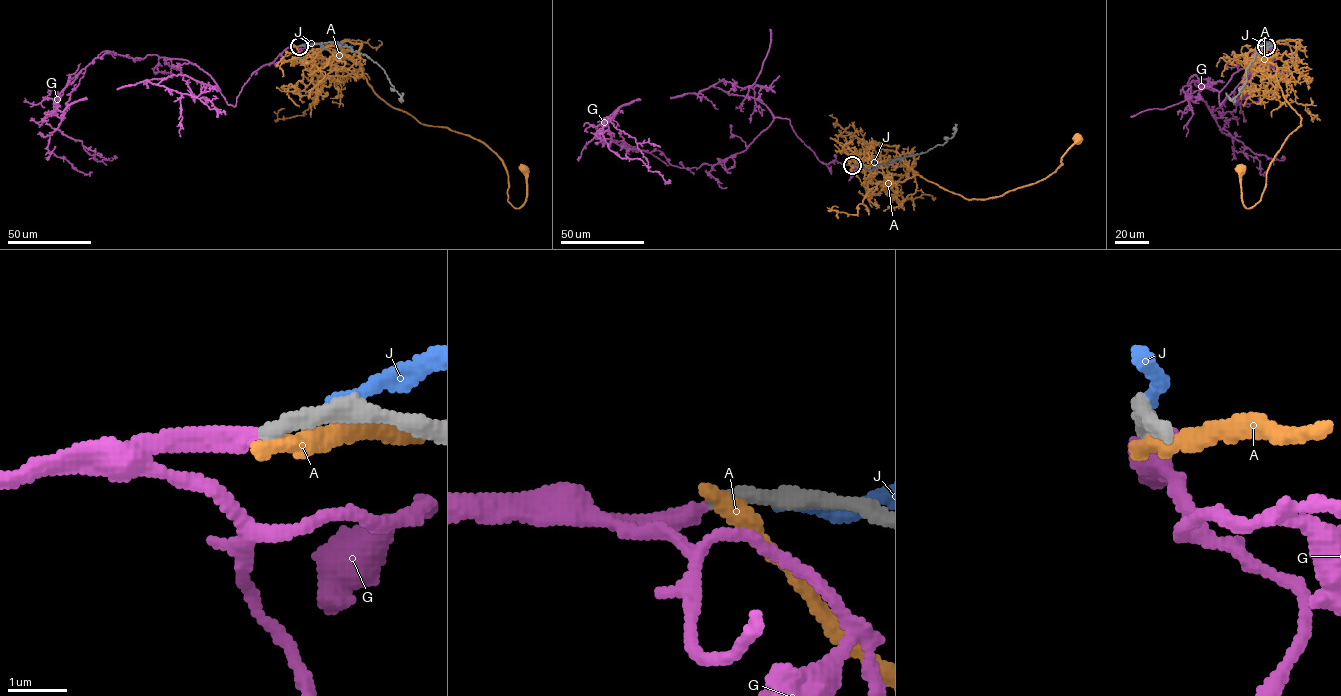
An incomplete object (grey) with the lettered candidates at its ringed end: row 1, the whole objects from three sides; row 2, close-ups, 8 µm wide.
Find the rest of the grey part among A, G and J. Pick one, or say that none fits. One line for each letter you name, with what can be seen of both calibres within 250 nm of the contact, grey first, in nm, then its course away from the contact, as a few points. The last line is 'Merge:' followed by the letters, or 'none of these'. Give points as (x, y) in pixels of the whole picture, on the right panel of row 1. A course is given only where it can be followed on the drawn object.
G: 280 nm thick on the grey side, 320 nm on the other; it runs (1266, 46), (1220, 106), (1219, 92), (1268, 56), (1252, 54), (1243, 97), (1216, 122), (1281, 158)
Merge: G

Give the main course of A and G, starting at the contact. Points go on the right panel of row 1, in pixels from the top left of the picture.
A: (1266, 46), (1288, 44), (1256, 54), (1277, 68), (1300, 126), (1250, 208), (1241, 170)
G: (1266, 46), (1220, 106), (1219, 92), (1268, 56), (1252, 54), (1243, 97), (1216, 122), (1281, 158)

